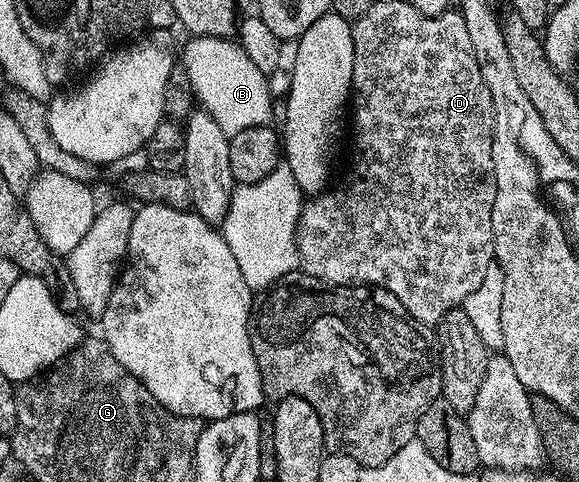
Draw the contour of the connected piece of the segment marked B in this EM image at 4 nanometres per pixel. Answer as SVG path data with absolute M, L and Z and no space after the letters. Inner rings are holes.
M193 36L182 47L184 63L197 102L214 117L228 136L243 129L267 126L274 107L267 74L246 59L243 49L231 38L223 36Z

